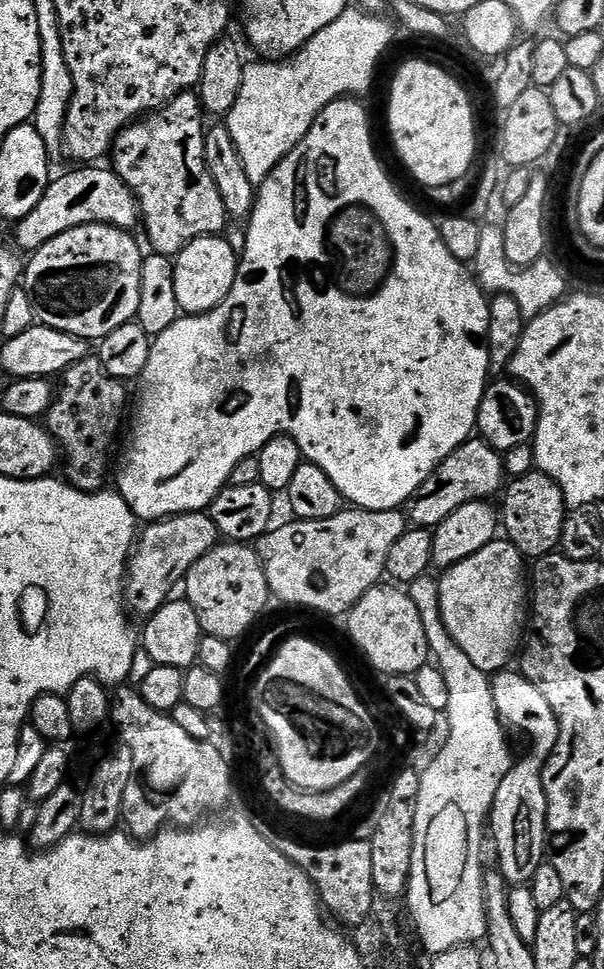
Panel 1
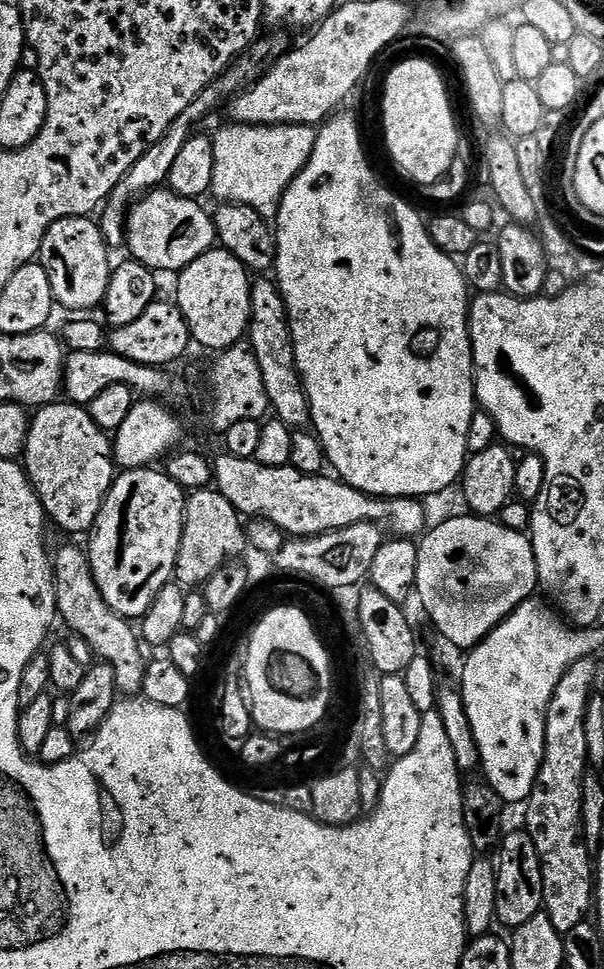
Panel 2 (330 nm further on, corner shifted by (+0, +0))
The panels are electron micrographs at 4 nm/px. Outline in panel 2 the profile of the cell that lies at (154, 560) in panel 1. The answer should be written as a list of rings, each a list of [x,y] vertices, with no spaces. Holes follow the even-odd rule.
[[[158,468],[125,469],[112,481],[102,509],[87,535],[86,551],[95,582],[98,583],[106,604],[124,619],[143,619],[159,590],[175,577],[187,497],[185,489],[178,486],[165,471],[158,471]]]

